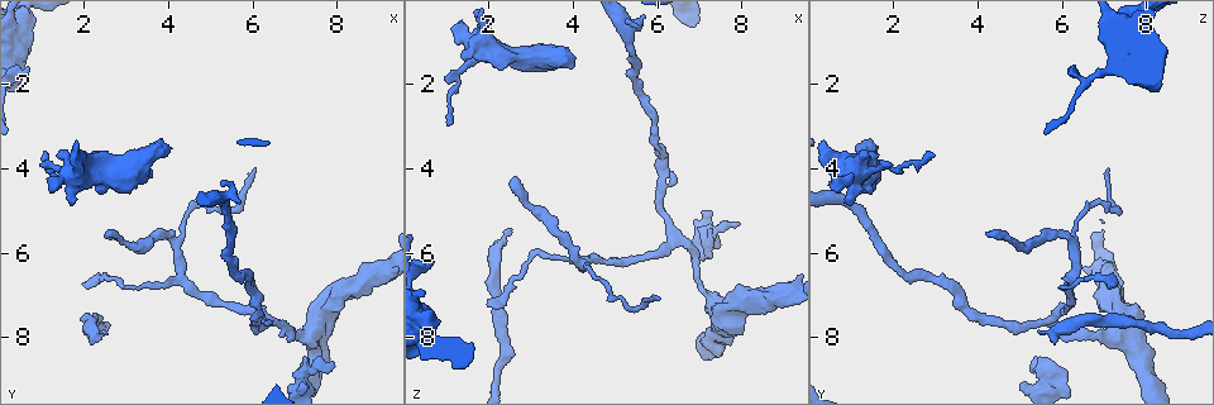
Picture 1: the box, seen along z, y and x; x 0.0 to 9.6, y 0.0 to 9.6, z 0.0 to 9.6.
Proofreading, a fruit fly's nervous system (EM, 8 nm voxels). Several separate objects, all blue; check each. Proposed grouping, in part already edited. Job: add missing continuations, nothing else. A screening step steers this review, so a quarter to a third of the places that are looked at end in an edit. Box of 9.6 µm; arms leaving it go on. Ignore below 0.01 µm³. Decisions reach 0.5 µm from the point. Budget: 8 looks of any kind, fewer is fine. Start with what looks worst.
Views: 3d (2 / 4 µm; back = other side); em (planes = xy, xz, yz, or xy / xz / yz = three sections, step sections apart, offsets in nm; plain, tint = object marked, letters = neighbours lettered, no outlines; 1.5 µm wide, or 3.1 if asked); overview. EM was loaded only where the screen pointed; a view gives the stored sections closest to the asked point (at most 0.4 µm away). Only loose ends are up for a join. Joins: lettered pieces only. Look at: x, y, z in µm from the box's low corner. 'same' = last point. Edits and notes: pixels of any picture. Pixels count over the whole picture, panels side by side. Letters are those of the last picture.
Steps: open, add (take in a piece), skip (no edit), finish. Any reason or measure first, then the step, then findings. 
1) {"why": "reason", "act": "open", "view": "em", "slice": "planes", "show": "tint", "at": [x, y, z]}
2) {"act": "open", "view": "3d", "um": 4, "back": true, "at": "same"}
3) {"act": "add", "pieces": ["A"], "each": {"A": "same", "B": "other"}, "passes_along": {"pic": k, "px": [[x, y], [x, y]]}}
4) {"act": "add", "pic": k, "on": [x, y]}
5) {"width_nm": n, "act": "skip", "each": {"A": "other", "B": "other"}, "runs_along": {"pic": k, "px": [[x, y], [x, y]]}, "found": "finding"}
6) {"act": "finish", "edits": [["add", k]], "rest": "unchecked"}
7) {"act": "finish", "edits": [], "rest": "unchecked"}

{"act": "open", "view": "3d", "um": 4, "at": [4.05, 3.45, 1.65]}

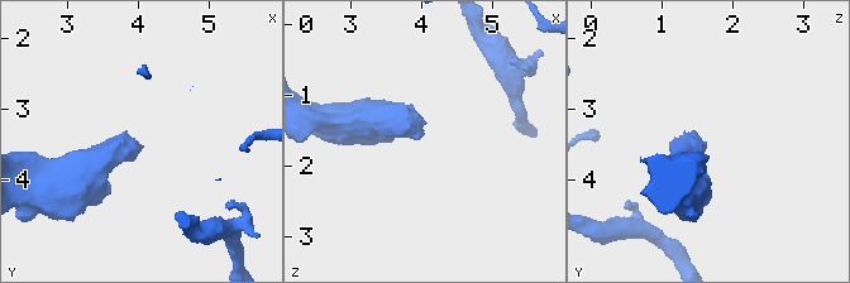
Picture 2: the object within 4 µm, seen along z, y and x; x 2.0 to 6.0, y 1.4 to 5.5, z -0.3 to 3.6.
{"act": "open", "view": "em", "slice": "xz", "step": 4, "show": "letters", "at": [4.05, 3.50, 1.65]}

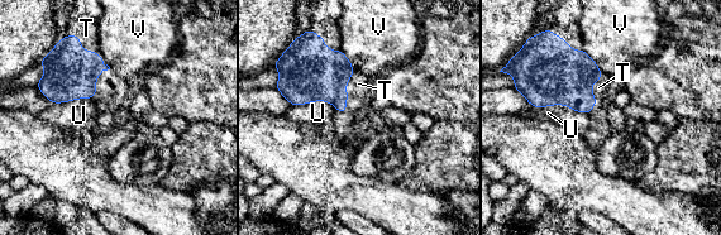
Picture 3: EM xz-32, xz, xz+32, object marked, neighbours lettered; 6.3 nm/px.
{"why": "cut it another way", "act": "open", "view": "em", "slice": "planes", "show": "letters", "at": "same"}

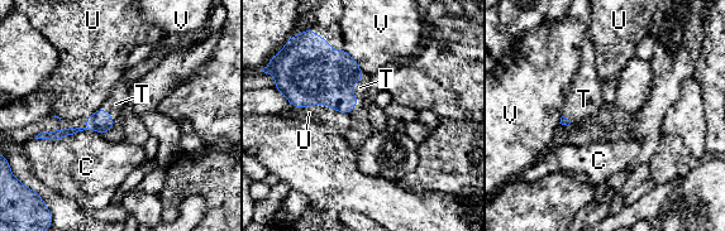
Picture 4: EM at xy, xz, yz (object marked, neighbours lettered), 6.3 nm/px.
{"act": "add", "pieces": ["T"], "each": {"C": "other", "T": "same", "U": "other", "V": "other"}, "passes_along": {"pic": 4, "px": [[316, 75], [352, 91], [359, 87]]}, "found": "it goes on there"}

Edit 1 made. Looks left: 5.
{"why": "redraw", "act": "open", "view": "overview"}

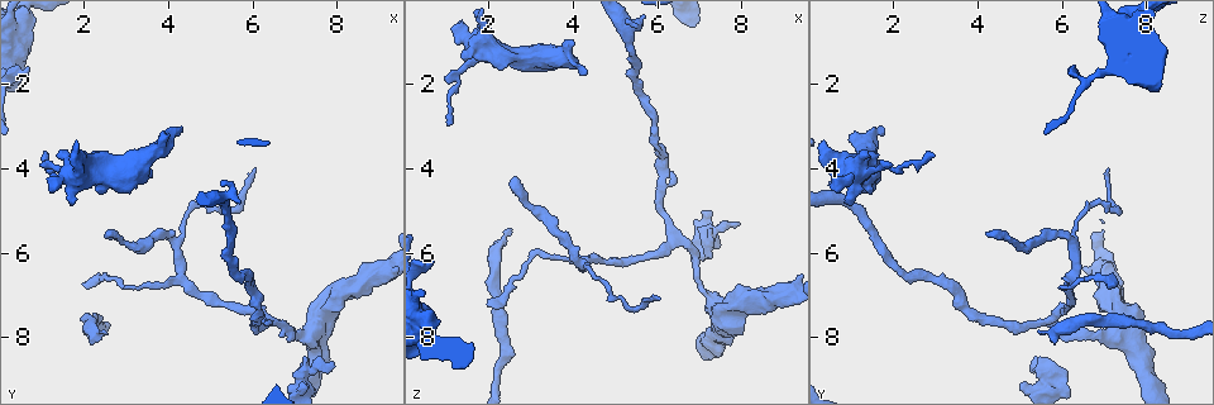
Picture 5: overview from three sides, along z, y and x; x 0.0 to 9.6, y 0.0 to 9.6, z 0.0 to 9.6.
{"why": "an open end", "act": "open", "view": "em", "slice": "planes", "show": "letters", "at": [2.60, 5.60, 4.20]}

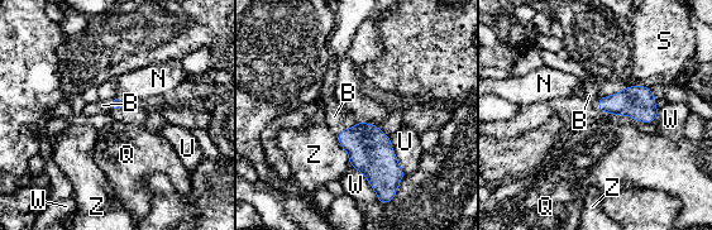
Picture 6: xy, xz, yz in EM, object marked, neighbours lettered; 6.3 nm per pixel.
{"act": "add", "pieces": ["B"], "each": {"B": "same", "N": "other", "Q": "other", "S": "other", "U": "other", "W": "other", "Z": "other"}, "passes_along": {"pic": 6, "px": [[116, 102], [110, 105], [103, 105]]}, "found": "the neuron continues"}

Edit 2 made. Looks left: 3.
{"act": "open", "view": "overview"}

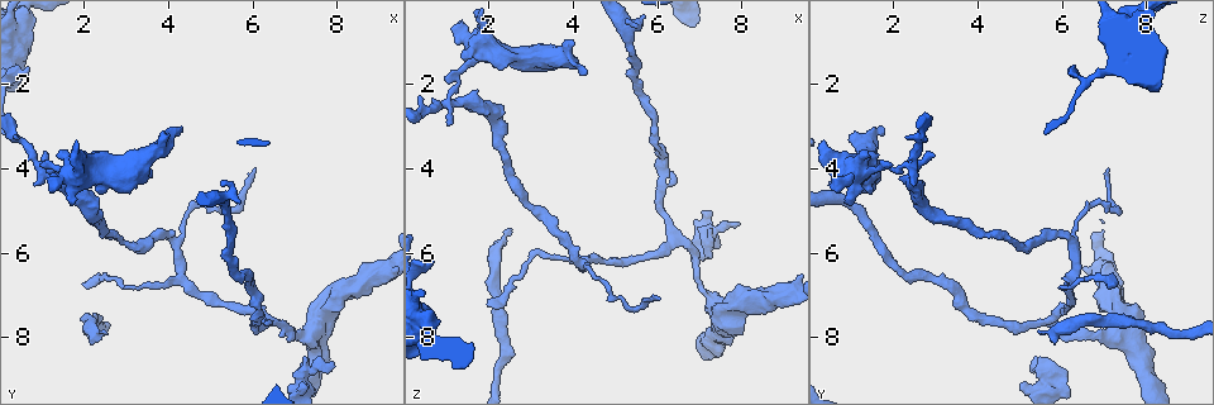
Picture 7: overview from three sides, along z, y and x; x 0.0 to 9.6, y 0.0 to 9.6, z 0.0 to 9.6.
{"why": "an open end", "act": "open", "view": "em", "slice": "xy", "step": 4, "show": "tint", "at": [0.65, 1.55, 6.15]}

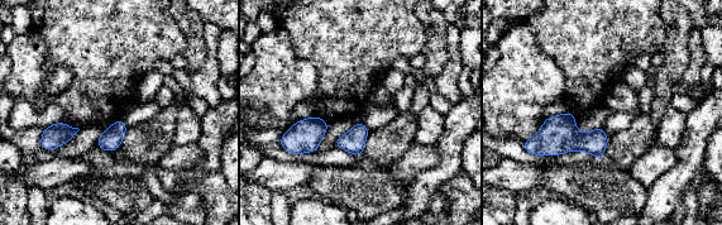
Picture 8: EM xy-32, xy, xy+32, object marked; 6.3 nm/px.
{"why": "cut it another way", "act": "open", "view": "em", "slice": "planes", "show": "letters", "at": "same"}

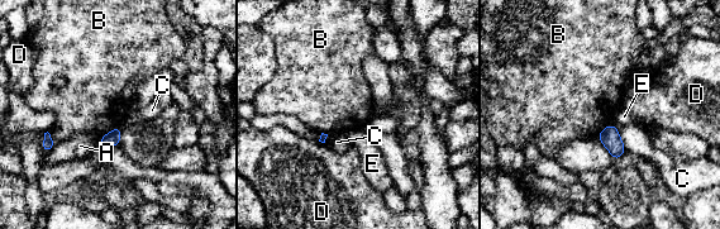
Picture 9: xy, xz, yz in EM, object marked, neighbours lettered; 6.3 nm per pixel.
{"width_nm": 100, "act": "skip", "each": {"A": "other", "B": "other", "C": "other", "D": "other", "E": "other"}, "found": "none of them fits"}

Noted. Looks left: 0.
{"act": "finish", "edits": [["add", 4], ["add", 6]], "rest": "unchecked"}

